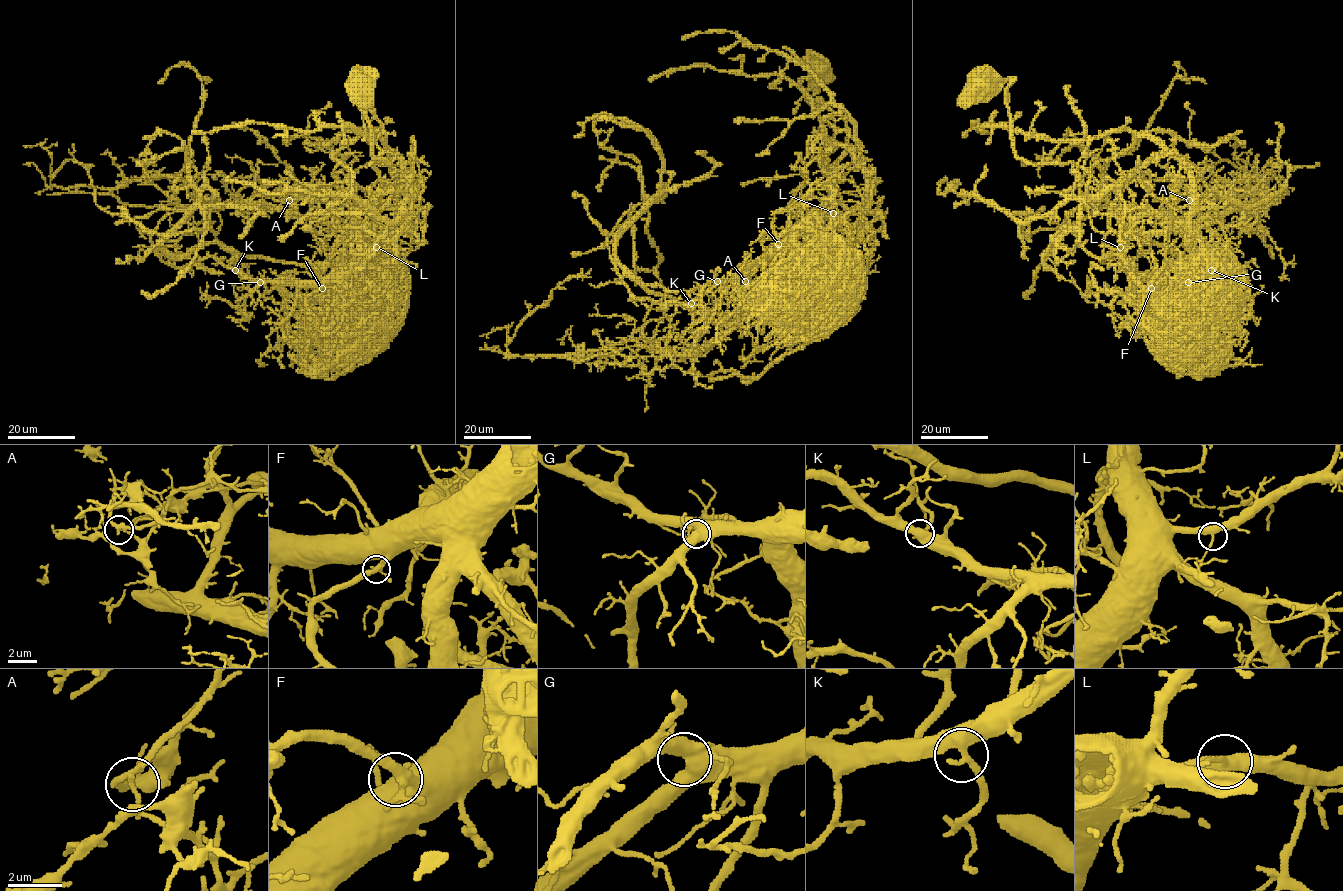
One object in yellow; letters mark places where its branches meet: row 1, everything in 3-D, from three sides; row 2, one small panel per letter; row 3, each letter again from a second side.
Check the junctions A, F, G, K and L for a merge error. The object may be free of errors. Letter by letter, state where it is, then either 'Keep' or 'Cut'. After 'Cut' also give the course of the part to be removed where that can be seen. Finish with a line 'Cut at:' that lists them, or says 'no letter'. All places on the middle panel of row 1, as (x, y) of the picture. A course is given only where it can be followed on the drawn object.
A: Place: (745, 281). Cut. Course of the part to remove: (745, 282), (756, 303), (707, 346), (627, 346), (569, 358), (611, 356), (648, 373)
F: Place: (778, 244). Keep
G: Place: (717, 281). Keep
K: Place: (691, 303). Keep
L: Place: (833, 213). Keep
Cut at: A

